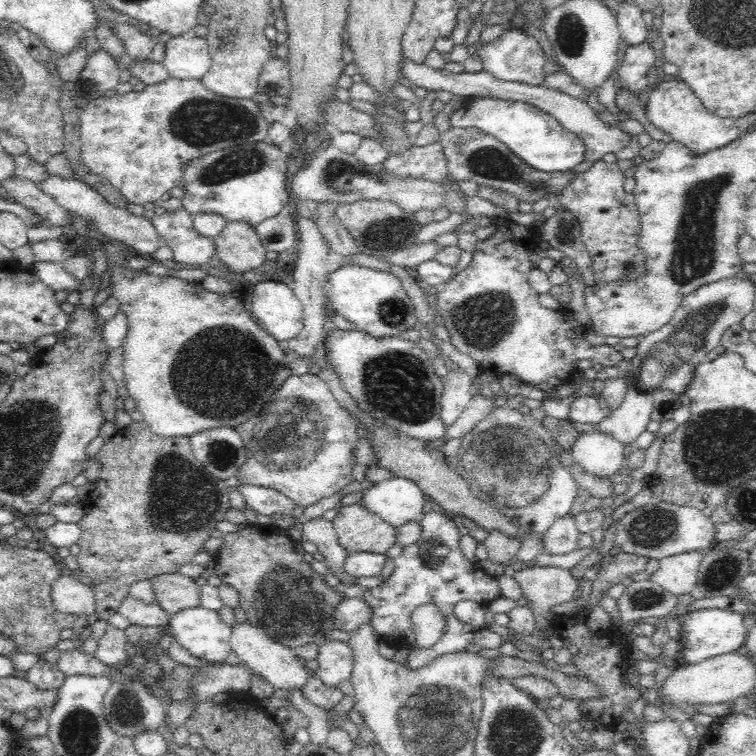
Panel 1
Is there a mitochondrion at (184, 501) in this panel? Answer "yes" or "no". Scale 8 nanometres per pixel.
yes

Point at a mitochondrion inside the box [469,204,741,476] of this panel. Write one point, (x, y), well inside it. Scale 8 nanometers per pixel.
(676, 350)

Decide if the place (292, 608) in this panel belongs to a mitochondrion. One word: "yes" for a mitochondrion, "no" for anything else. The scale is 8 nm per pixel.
yes

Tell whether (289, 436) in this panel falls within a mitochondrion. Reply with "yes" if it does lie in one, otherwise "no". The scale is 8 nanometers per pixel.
yes

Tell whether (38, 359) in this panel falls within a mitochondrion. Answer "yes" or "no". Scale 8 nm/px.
no

